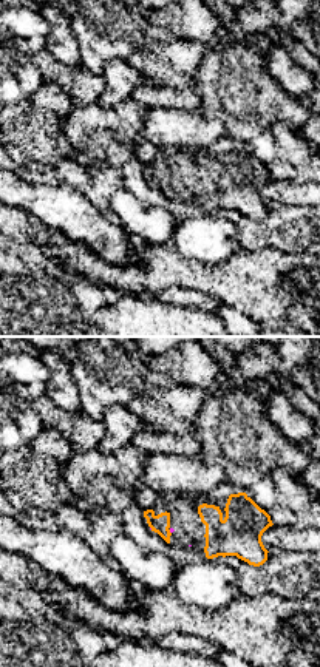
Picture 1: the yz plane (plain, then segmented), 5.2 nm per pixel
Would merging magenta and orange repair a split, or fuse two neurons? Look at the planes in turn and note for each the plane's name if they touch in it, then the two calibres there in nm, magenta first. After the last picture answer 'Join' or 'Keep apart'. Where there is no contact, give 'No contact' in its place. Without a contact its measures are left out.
No contact

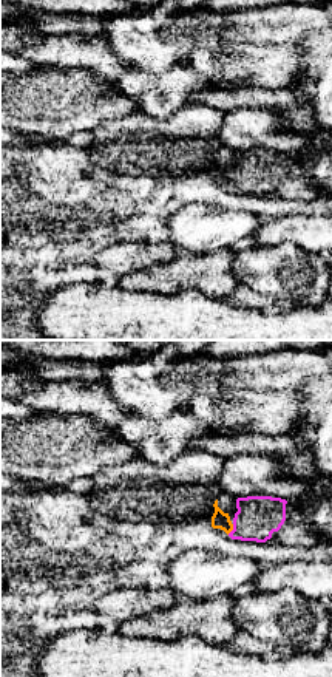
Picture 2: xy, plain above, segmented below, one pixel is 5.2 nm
Touches magenta in xy. Thickness 220 nm (magenta) against 90 nm

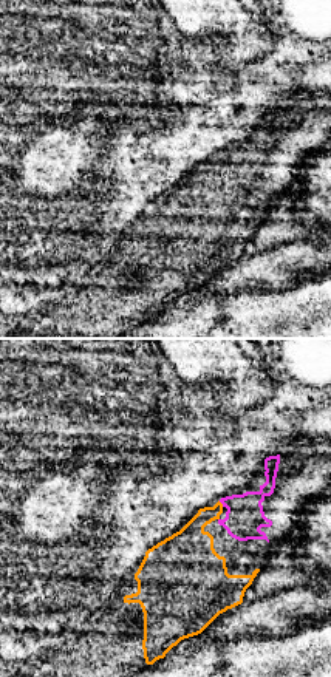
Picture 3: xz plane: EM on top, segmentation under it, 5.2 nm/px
Touches magenta in xz. Thickness 200 nm (magenta) against 160 nm

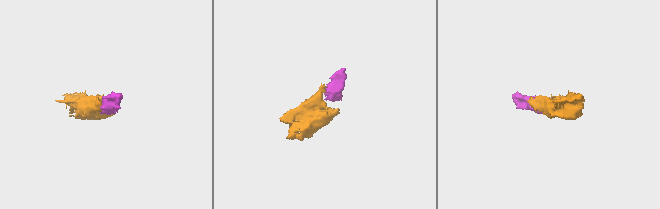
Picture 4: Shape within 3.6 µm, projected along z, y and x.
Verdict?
Join

